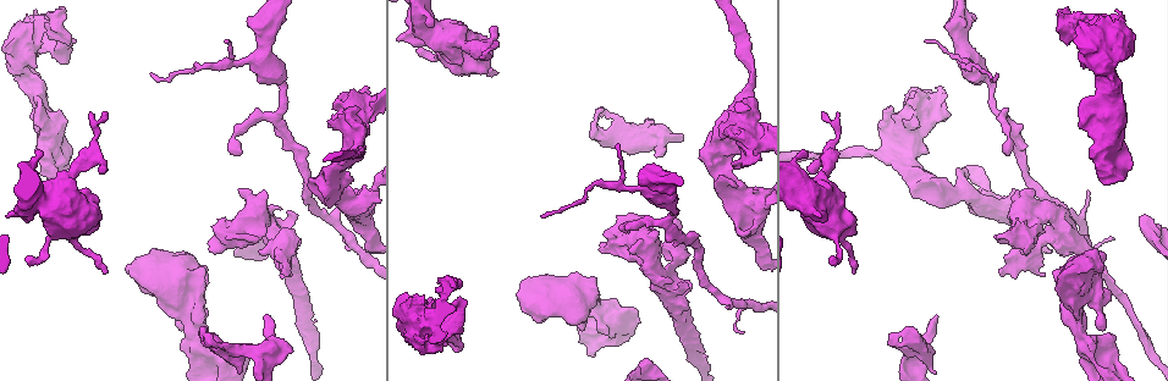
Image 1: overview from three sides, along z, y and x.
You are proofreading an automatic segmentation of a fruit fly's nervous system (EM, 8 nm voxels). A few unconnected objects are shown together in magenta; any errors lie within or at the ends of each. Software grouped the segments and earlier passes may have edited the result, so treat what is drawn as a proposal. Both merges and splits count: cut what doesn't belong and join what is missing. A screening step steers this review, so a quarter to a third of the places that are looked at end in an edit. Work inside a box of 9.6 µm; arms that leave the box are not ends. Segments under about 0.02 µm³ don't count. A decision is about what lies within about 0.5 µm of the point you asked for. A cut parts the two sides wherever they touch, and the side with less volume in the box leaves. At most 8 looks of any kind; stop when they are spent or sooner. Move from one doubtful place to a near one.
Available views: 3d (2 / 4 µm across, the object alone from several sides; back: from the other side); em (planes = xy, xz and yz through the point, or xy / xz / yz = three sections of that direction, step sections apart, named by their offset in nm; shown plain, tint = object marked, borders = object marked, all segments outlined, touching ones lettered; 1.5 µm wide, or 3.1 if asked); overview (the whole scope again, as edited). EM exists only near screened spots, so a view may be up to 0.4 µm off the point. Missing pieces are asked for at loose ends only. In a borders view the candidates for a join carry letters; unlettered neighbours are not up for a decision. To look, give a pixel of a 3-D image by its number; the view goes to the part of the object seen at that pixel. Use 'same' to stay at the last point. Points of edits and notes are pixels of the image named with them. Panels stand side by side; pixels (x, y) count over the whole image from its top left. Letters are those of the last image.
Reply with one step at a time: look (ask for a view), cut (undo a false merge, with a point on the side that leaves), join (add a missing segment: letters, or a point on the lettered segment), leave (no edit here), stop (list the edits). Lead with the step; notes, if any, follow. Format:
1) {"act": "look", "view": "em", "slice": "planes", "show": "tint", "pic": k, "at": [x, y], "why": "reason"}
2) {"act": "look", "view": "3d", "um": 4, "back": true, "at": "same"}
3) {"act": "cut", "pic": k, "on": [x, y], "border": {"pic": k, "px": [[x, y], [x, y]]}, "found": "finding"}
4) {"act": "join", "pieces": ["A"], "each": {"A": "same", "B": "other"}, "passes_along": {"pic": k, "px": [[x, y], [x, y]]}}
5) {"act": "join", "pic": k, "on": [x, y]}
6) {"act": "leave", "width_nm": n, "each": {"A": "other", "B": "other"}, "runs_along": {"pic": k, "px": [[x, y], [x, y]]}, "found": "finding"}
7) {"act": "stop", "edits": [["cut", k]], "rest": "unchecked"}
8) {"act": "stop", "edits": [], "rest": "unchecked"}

{"act": "look", "view": "3d", "um": 4, "pic": 1, "at": [354, 217], "why": "sharp bend"}

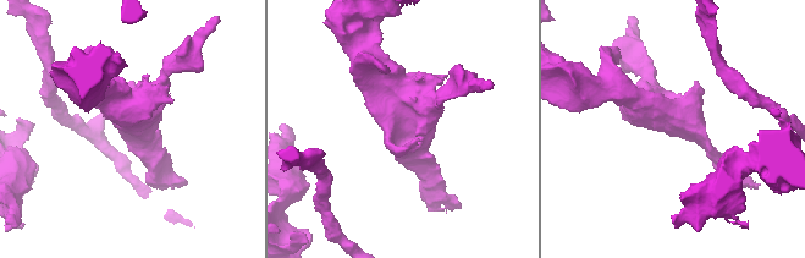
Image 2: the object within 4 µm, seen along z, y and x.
{"act": "look", "view": "em", "slice": "xy", "step": 4, "show": "borders", "pic": 2, "at": [130, 130], "why": "shape alone is not enough"}

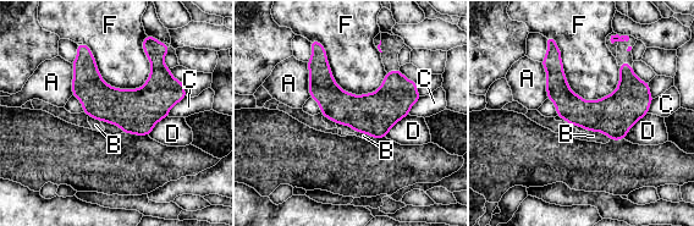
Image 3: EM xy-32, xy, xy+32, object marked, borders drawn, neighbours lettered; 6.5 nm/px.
{"act": "leave", "each": {"A": "other", "B": "other", "C": "other", "D": "other", "F": "other"}, "border": {"pic": 3, "px": [[587, 130], [602, 132], [610, 138]]}, "found": "one cell here"}

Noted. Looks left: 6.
{"act": "look", "view": "em", "slice": "planes", "show": "tint", "pic": 1, "at": [265, 314], "why": "branch stops here"}

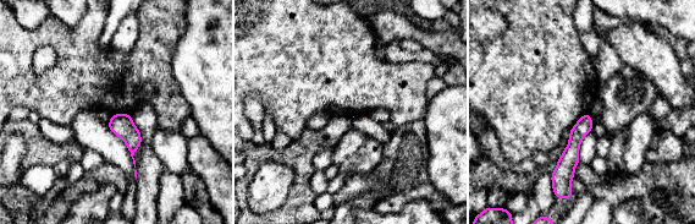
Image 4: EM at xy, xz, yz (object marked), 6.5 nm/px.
{"act": "look", "view": "em", "slice": "planes", "show": "borders", "at": "same"}

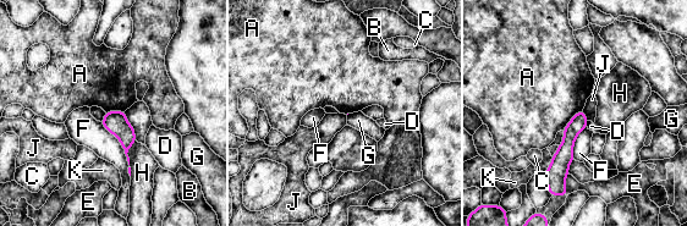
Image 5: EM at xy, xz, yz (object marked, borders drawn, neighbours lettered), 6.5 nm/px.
{"act": "leave", "longest_contact_nm": ["F", 400], "each": {"A": "other", "B": "other", "C": "other", "D": "other", "E": "other", "F": "other", "G": "other", "H": "other", "J": "other", "K": "other"}, "runs_along": {"pic": 5, "px": [[581, 114], [561, 159], [561, 180]]}, "found": "none of them fits"}

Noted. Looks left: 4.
{"act": "look", "view": "3d", "um": 2, "pic": 1, "at": [998, 74], "why": "thin end"}

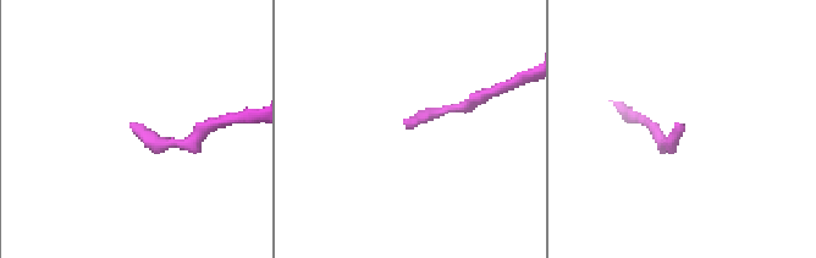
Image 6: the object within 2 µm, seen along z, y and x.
{"act": "look", "view": "em", "slice": "planes", "show": "plain", "pic": 6, "at": [411, 117], "why": "now the EM"}

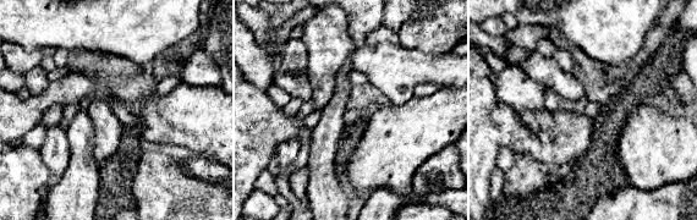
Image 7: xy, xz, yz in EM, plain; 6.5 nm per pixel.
{"act": "look", "view": "em", "slice": "planes", "show": "borders", "at": "same", "why": "what lies round it"}

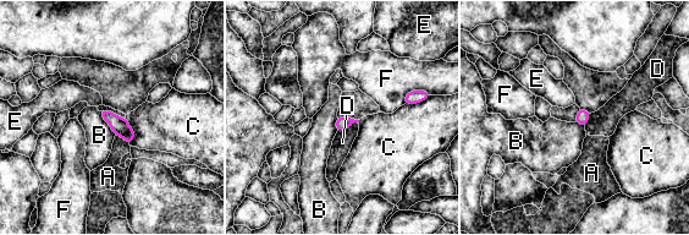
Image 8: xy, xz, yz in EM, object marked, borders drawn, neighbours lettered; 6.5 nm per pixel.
{"act": "leave", "each": {"A": "other", "B": "other", "C": "other", "D": "other", "E": "other", "F": "other"}, "border": {"pic": 8, "px": [[99, 111], [116, 135]]}, "found": "no lettered segment goes on from it"}

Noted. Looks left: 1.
{"act": "stop", "edits": [], "rest": "unchecked"}

